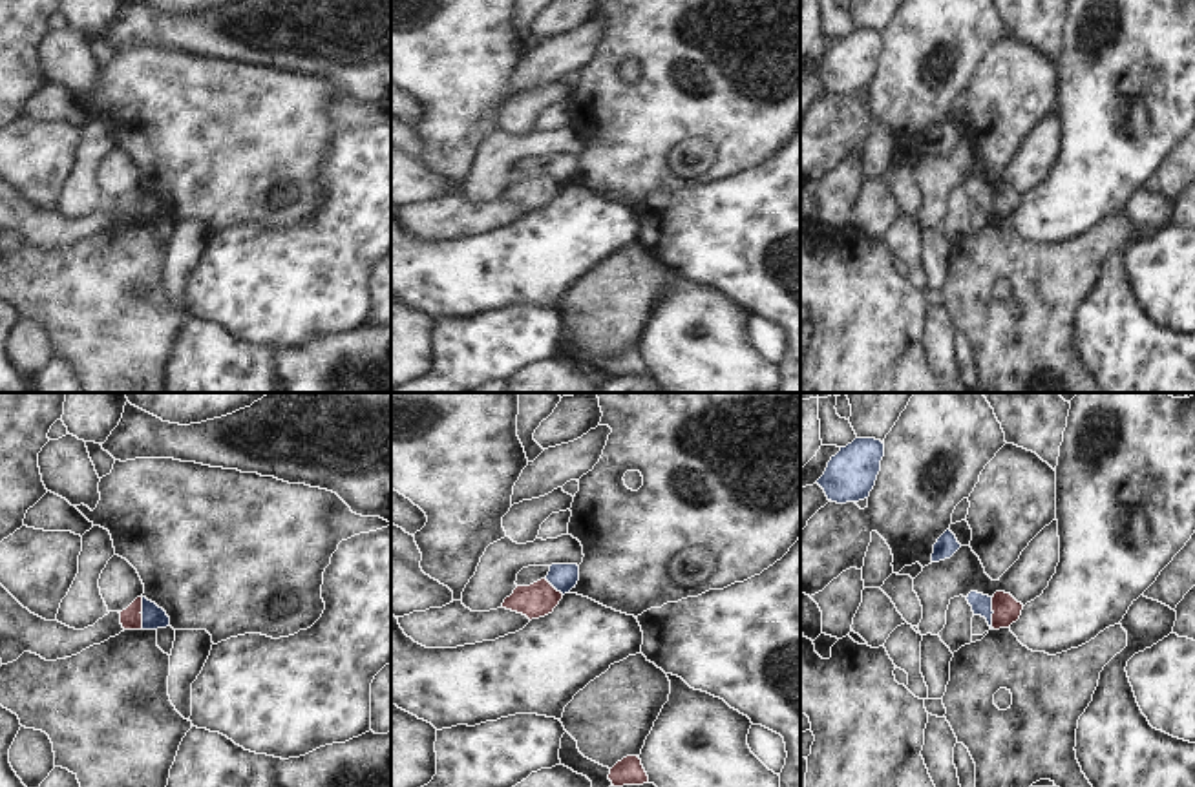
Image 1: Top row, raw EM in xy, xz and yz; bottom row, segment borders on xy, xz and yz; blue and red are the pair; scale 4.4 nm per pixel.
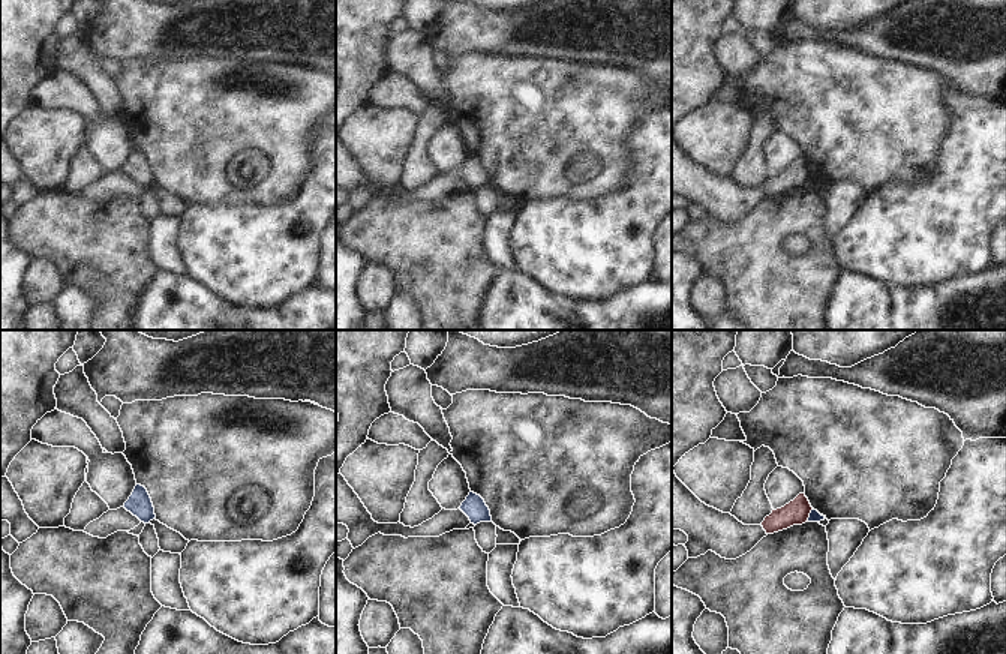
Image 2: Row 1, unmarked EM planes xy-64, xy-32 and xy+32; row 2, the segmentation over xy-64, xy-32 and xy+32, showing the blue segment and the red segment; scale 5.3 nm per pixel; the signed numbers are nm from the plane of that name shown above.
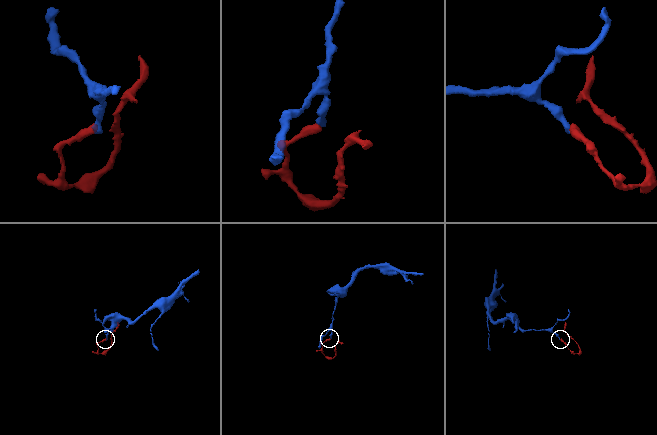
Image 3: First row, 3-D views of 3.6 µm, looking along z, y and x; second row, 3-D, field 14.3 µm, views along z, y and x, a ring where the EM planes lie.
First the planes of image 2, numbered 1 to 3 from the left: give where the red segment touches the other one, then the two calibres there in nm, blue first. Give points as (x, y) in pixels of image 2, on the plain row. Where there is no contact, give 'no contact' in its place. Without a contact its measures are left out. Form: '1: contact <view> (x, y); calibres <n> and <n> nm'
1: no contact
2: no contact
3: contact xy+32 (810, 179); calibres 60 and 140 nm

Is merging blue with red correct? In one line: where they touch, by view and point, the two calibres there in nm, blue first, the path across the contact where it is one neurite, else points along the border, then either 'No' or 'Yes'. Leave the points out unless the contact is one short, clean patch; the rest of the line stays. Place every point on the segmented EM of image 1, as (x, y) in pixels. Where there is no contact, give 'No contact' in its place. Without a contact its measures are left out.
Touches blue at xy (141, 612). Thickness 100 nm (blue) against 100 nm. Boundary: xy (143, 598), (141, 627). No

